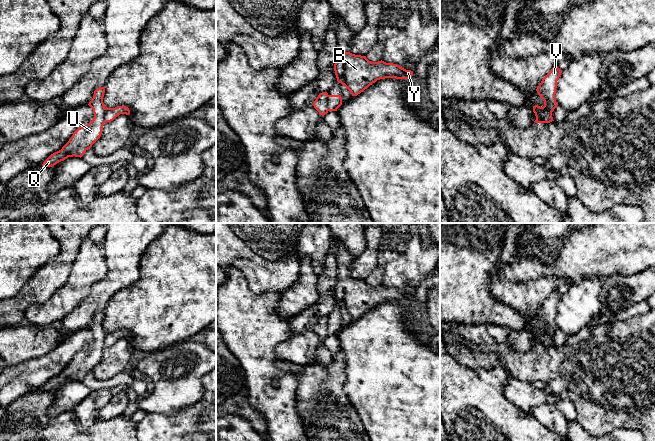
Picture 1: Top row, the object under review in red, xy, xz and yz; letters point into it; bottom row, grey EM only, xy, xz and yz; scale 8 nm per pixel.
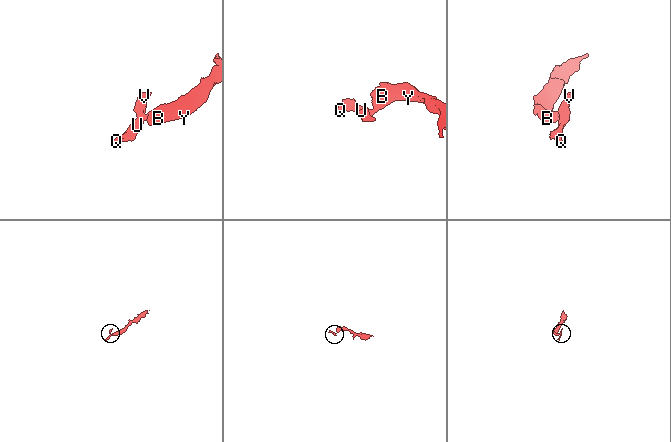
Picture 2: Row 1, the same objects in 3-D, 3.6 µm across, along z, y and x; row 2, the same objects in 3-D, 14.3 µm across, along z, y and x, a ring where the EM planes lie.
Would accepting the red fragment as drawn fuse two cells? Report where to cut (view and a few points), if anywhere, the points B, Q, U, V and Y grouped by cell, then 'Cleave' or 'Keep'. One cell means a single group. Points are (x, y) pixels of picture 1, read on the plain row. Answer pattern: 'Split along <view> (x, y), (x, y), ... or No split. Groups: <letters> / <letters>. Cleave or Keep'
Split along yz (551, 337), (540, 335), (536, 340). Groups: B Y / Q U V. Cleave

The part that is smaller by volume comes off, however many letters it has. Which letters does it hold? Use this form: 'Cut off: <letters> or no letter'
Cut off: Q, U, V

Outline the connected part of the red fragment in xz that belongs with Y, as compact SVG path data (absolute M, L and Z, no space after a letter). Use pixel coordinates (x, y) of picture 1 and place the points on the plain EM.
M345 276L337 282L334 295L337 305L344 309L352 320L357 320L380 303L409 303L413 300L413 295L406 294L397 288L382 284L371 286L366 280L350 276Z

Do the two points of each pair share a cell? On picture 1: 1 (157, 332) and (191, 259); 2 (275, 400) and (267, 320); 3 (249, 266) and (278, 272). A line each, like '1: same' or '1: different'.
1: same
2: same
3: same

